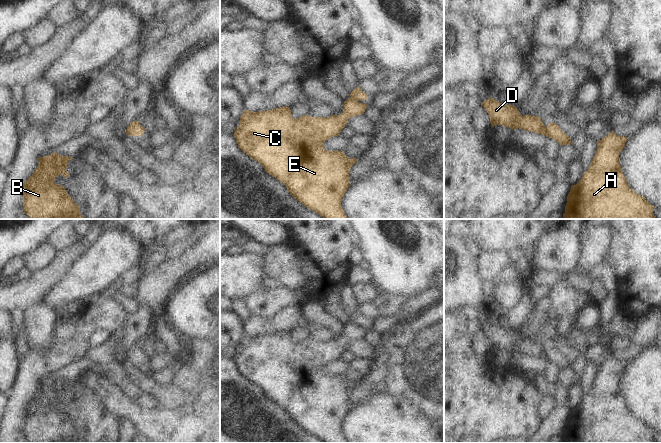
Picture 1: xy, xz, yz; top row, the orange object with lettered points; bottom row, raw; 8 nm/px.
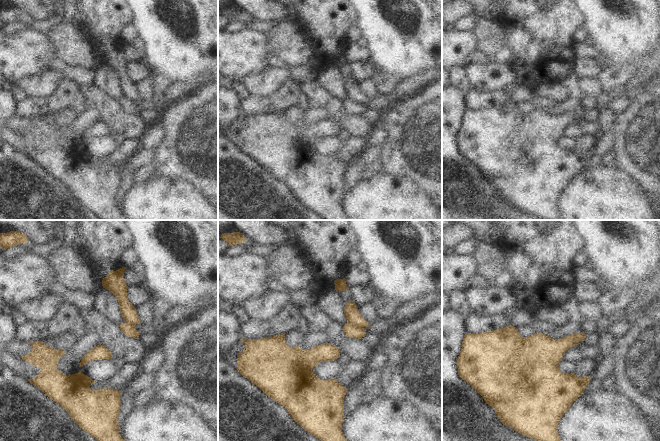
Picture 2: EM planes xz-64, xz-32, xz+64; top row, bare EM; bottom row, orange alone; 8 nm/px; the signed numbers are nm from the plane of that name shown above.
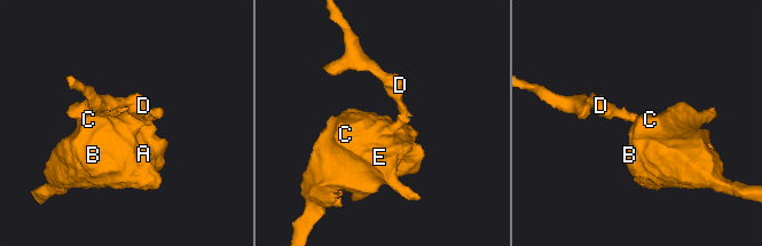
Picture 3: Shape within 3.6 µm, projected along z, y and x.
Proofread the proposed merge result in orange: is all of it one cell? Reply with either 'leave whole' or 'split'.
split

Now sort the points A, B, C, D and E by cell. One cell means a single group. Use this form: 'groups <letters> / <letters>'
groups A B C E / D

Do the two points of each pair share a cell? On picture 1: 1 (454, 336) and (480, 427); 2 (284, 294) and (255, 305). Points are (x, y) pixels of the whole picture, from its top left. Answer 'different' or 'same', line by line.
1: same
2: same

